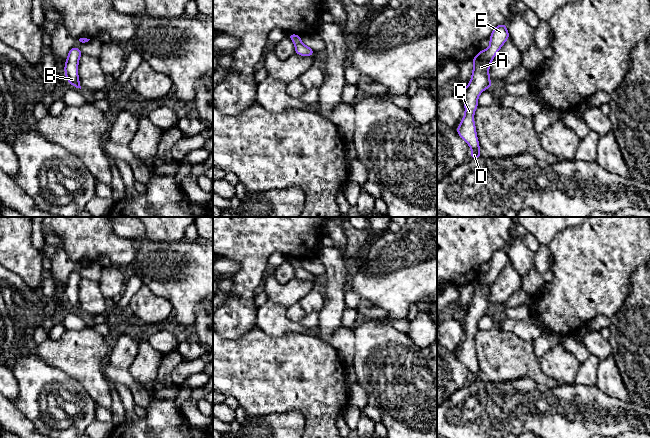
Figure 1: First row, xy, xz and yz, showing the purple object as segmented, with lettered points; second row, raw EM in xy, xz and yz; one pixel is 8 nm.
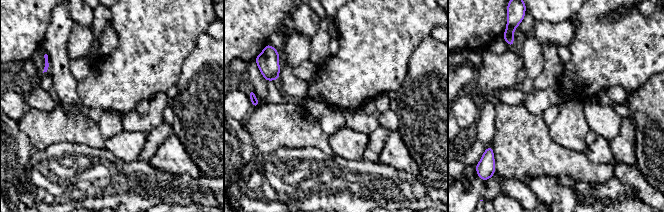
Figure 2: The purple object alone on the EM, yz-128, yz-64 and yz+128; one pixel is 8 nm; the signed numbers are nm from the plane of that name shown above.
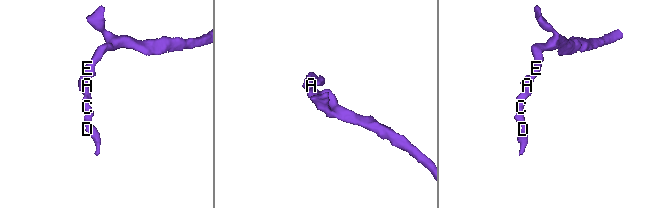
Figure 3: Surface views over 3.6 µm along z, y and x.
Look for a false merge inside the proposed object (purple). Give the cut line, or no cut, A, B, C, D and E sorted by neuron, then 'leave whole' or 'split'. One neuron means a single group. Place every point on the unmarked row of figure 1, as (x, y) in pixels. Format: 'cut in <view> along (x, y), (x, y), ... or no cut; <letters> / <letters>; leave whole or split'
no cut; A B C D E; leave whole

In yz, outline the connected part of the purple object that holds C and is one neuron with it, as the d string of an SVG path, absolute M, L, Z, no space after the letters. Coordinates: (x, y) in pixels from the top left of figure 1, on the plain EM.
M505 247L494 252L489 262L490 270L487 273L480 274L472 283L473 296L471 304L465 313L460 314L465 321L465 338L456 353L458 359L471 372L472 377L470 382L474 384L481 381L474 347L474 337L478 331L478 321L485 313L492 311L489 299L490 288L497 276L509 262L510 260Z

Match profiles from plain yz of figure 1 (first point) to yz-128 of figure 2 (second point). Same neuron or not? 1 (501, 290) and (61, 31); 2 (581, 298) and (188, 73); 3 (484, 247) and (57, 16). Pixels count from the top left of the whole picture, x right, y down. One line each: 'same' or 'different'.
1: different
2: different
3: different

